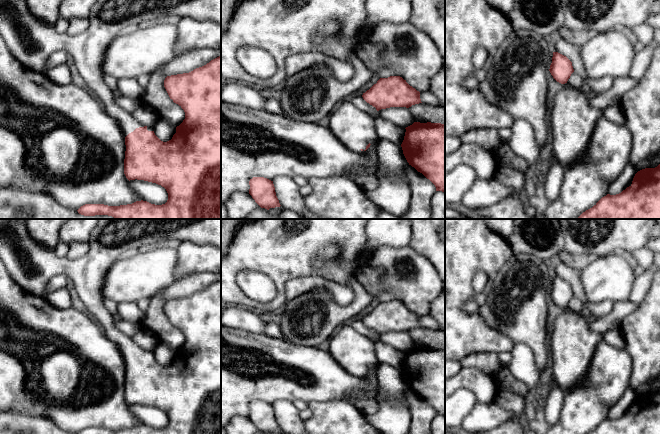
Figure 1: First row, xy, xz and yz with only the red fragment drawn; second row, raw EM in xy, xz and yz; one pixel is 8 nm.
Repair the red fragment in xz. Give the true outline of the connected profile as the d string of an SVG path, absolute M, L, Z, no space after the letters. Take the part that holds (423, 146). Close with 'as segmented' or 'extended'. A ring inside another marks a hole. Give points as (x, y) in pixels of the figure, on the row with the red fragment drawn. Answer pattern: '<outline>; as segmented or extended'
M414 122L405 129L401 147L407 162L445 192L445 125Z; as segmented

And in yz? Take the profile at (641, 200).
M660 164L638 171L629 187L619 194L602 197L578 219L660 219Z; as segmented

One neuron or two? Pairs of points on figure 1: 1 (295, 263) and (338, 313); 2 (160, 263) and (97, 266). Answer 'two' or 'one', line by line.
1: two
2: two

